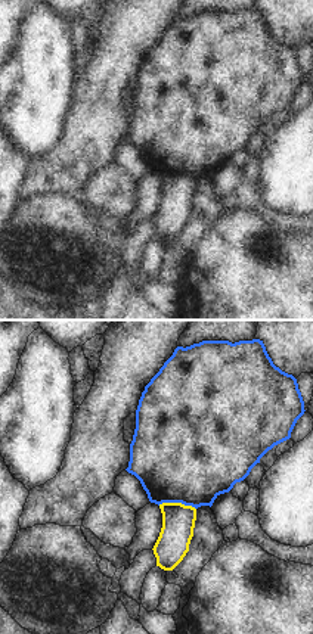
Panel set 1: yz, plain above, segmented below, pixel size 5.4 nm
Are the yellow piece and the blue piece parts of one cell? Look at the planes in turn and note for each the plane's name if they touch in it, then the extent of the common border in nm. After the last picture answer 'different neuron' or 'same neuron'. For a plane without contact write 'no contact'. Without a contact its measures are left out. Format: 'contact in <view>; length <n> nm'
contact in yz; length 200 nm

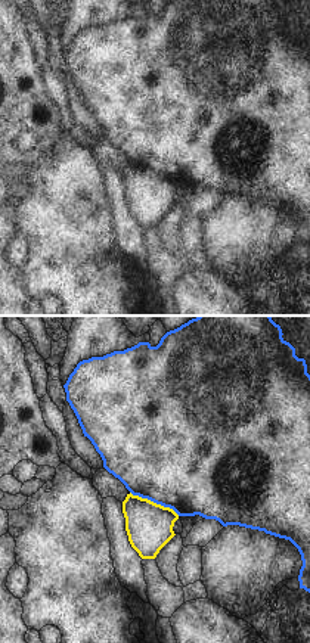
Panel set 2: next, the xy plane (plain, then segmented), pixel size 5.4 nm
contact in xy; length 300 nm

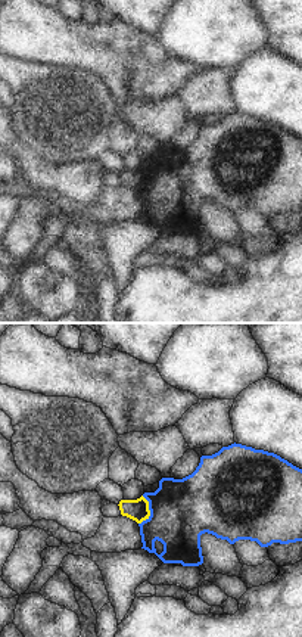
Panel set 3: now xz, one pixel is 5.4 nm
contact in xz; length 160 nm

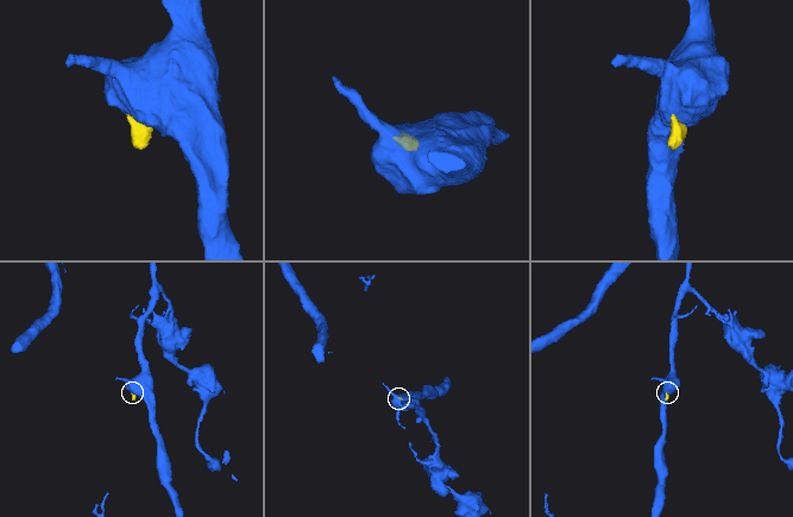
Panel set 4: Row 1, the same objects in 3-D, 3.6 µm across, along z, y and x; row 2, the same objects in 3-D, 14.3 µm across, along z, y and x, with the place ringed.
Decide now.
different neuron

